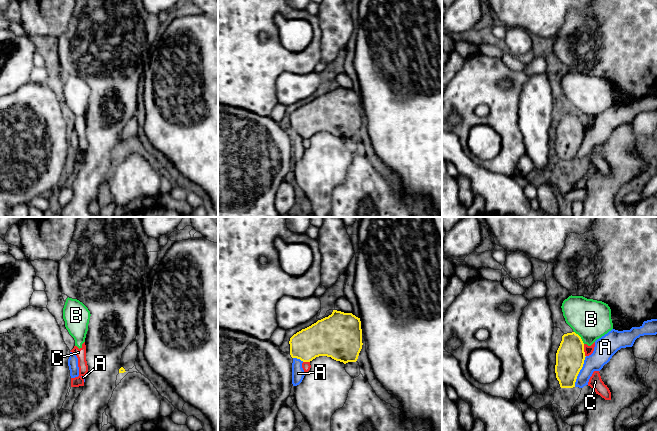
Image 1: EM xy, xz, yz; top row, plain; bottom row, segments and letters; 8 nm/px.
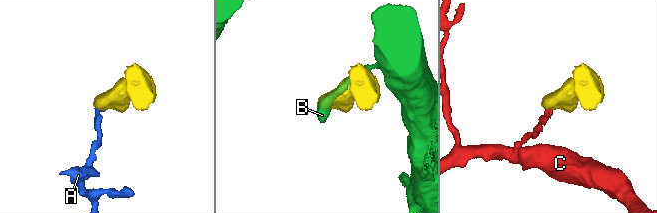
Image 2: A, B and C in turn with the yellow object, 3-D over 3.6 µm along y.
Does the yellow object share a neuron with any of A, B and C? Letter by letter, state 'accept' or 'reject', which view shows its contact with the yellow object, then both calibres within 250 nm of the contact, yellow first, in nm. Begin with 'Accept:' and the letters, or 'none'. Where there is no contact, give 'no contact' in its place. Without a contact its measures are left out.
Accept: none
A: reject; meets yellow in yz; 240 nm thick on the yellow side, 160 nm on the other
B: reject; meets yellow in yz; 240 nm thick on the yellow side, 320 nm on the other
C: reject; meets yellow in yz; 240 nm thick on the yellow side, 70 nm on the other

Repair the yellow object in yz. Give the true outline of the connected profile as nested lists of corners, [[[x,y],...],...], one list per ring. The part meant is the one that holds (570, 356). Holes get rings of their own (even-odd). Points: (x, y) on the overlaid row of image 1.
[[[575,332],[562,336],[556,353],[555,373],[561,388],[573,388],[585,360],[584,343]]]

